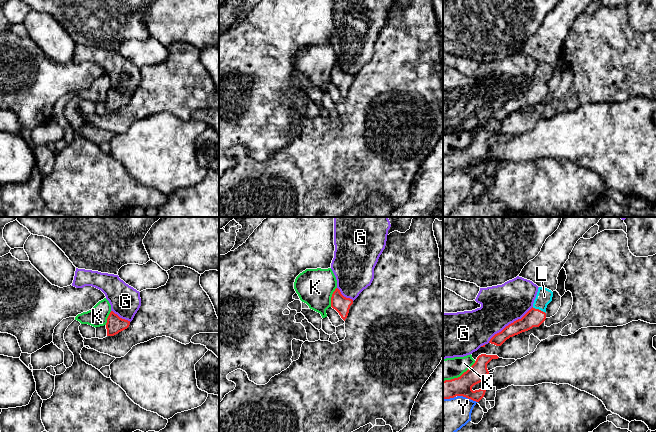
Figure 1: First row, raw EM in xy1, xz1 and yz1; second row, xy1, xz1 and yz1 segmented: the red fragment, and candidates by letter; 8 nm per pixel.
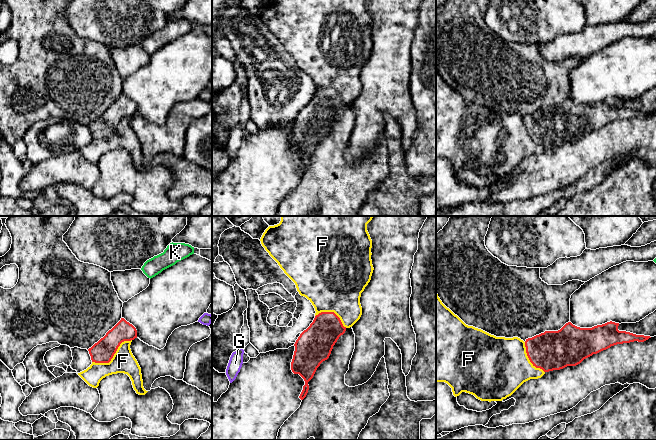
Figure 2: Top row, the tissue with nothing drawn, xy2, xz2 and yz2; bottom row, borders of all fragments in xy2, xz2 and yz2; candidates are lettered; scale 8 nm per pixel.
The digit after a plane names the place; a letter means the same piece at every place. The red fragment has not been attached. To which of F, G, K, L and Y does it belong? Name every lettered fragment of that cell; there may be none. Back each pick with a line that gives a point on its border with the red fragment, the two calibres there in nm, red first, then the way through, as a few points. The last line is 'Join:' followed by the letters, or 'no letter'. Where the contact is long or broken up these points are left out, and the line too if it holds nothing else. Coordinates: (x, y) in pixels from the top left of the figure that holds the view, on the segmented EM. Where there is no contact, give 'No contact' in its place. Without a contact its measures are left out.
L: Touches red at yz1 (538, 309). Thickness 140 nm (red) against 130 nm. Path across: yz1 (534, 317), (538, 309), (544, 296)
Join: L

